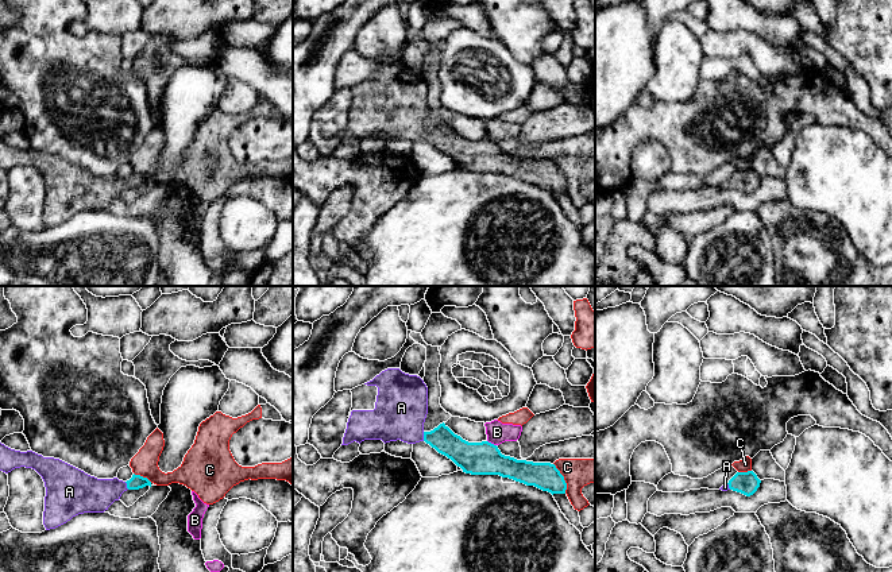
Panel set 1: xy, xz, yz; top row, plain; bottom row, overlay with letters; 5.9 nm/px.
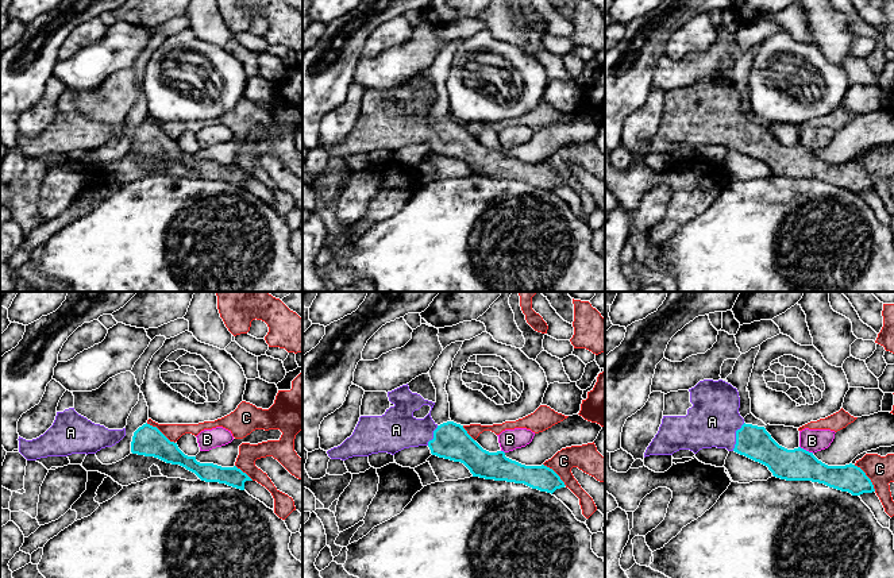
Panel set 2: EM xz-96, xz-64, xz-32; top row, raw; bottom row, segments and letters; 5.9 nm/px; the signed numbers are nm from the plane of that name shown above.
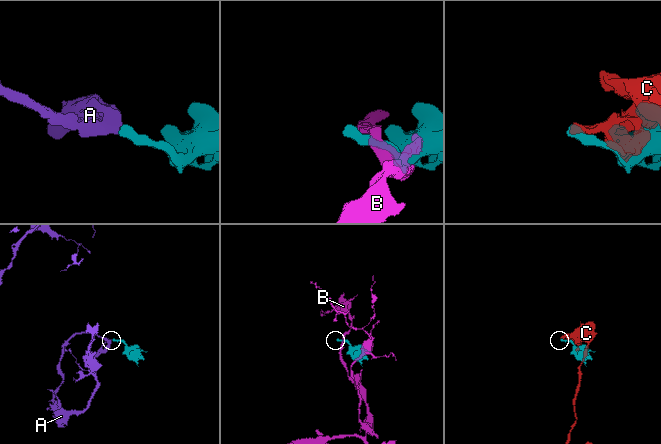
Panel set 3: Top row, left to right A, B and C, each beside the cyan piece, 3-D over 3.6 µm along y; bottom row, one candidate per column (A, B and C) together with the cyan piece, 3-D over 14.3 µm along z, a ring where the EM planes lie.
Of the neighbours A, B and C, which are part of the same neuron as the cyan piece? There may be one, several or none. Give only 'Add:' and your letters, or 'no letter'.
Add: A

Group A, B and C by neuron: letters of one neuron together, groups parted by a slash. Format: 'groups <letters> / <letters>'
groups A / B / C

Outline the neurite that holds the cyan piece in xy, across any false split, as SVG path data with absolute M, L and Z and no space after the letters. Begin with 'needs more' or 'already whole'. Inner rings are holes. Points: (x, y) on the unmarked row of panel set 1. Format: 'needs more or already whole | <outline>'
needs more | M0 140L0 169L8 171L20 165L35 167L45 179L46 228L55 227L78 212L104 210L127 188L151 185L151 179L140 173L134 171L127 179L117 175L97 177L59 156L43 155L32 148L15 148Z

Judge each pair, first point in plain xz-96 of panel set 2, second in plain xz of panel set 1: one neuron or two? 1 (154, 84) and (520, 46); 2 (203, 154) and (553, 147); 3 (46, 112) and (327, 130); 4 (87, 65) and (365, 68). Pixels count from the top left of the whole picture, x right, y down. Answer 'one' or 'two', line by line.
1: two
2: two
3: one
4: one

